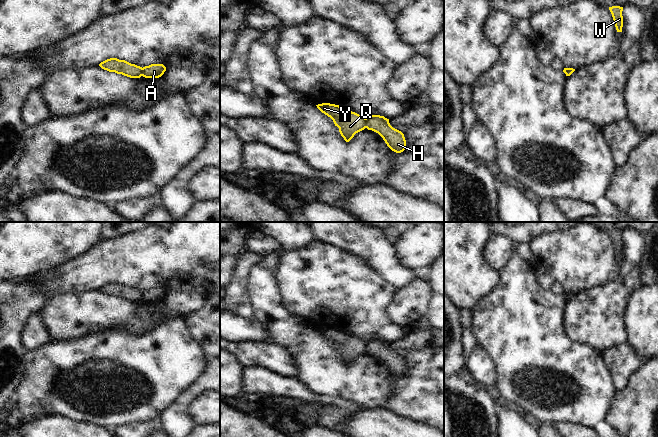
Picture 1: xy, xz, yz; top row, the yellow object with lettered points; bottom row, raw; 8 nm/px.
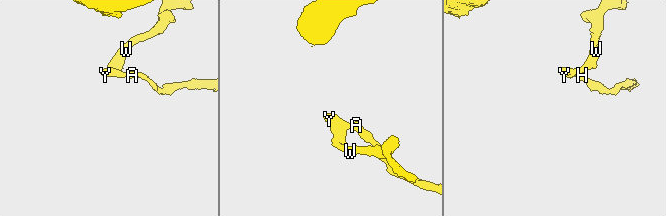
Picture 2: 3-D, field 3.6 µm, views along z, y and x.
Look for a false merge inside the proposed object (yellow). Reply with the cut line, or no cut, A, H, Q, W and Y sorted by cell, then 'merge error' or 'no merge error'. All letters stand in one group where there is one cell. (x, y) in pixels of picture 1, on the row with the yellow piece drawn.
cut in xz along (365, 118), (366, 127); A H / Q W Y; merge error

